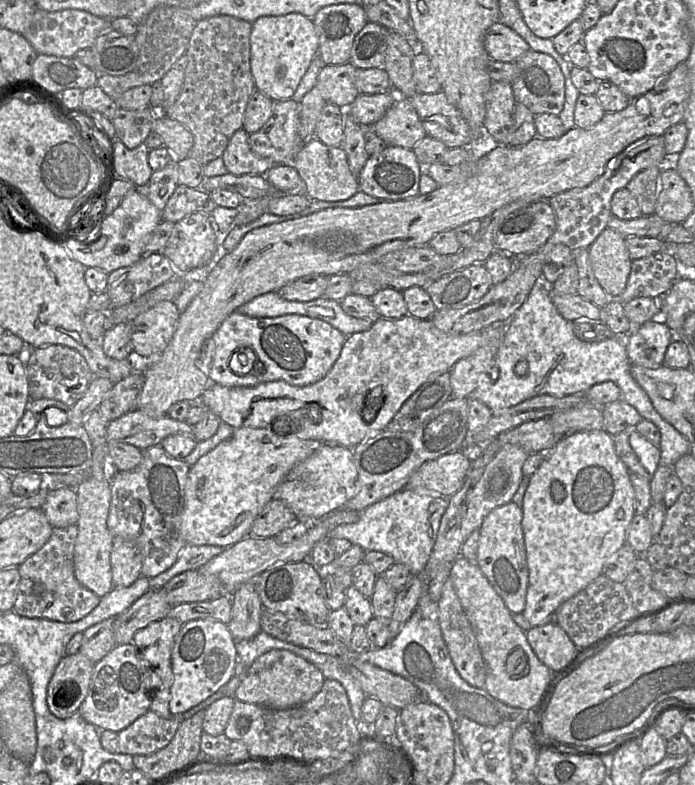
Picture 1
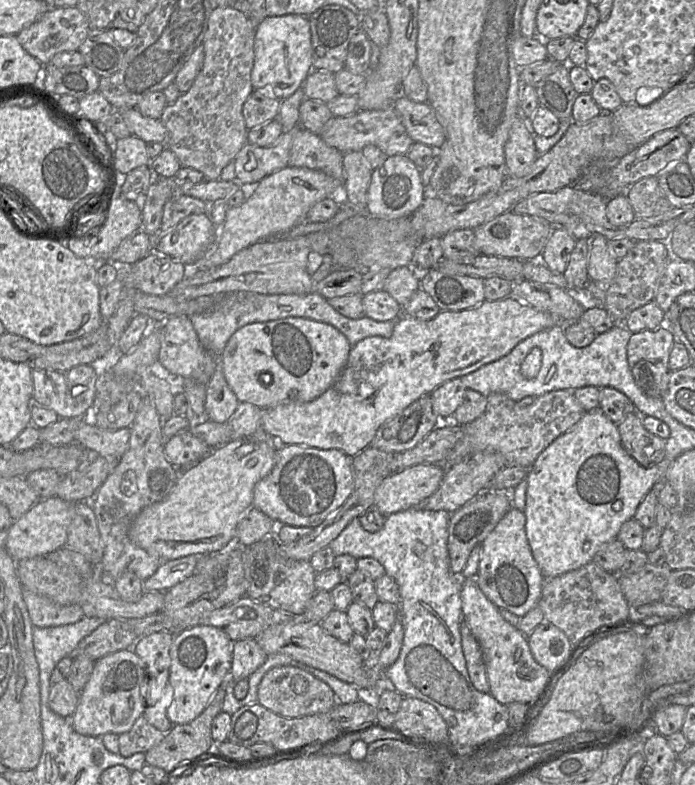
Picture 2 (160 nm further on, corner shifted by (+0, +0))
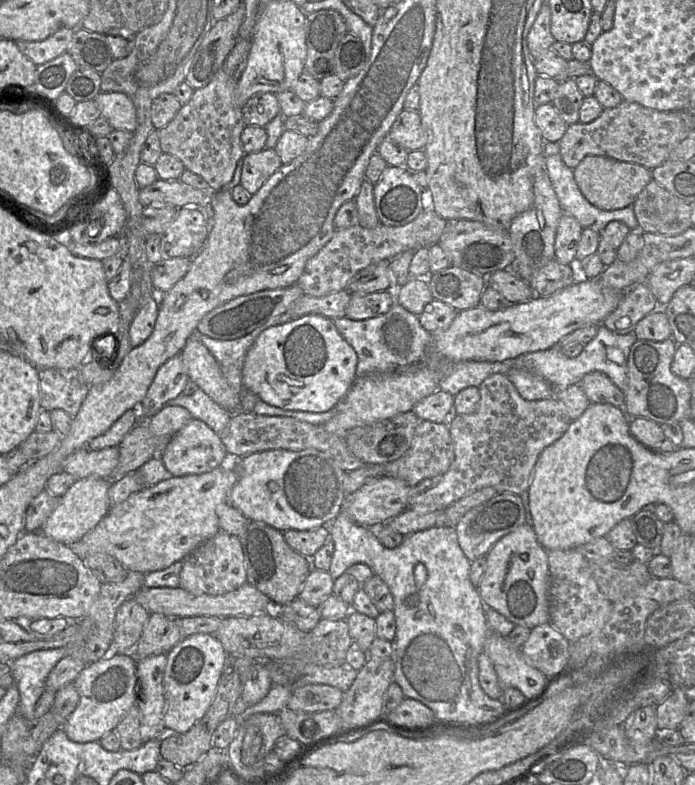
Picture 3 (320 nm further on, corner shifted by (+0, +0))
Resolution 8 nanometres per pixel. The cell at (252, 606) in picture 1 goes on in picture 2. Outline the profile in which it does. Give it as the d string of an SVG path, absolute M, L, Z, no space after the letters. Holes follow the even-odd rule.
M254 638L237 640L232 643L231 676L236 682L250 676L265 661L267 654Z

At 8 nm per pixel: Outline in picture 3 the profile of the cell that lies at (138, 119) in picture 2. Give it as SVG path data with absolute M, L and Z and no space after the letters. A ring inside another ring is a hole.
M100 92L94 101L113 130L134 132L137 127L136 110L132 100L121 92Z

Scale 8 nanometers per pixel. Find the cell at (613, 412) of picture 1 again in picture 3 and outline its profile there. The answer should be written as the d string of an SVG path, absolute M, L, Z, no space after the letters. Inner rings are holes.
M599 371L586 374L578 384L590 404L611 404L624 409L624 394L608 376Z

